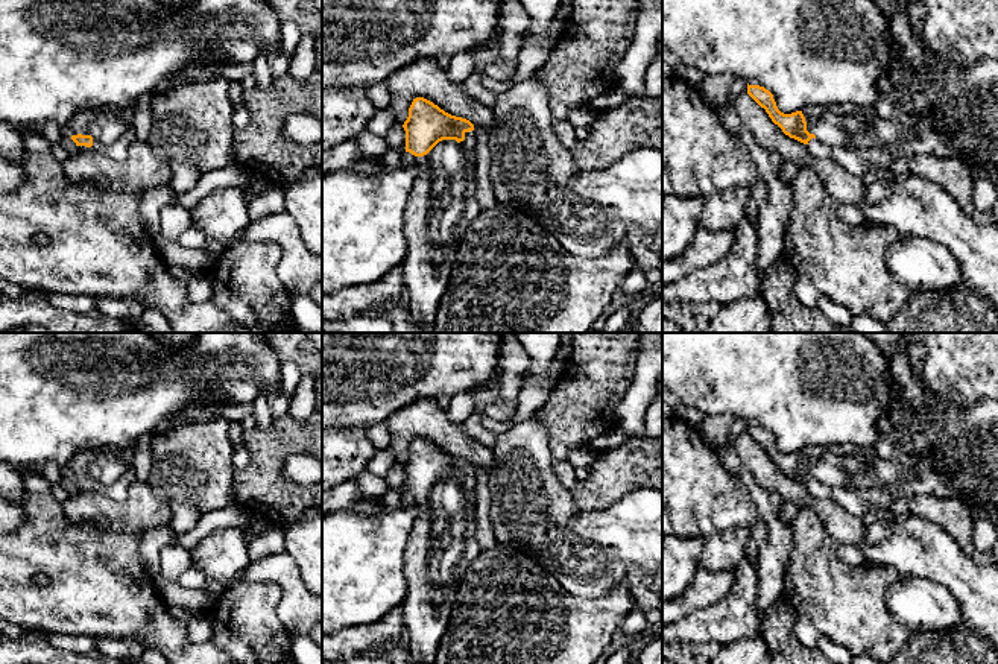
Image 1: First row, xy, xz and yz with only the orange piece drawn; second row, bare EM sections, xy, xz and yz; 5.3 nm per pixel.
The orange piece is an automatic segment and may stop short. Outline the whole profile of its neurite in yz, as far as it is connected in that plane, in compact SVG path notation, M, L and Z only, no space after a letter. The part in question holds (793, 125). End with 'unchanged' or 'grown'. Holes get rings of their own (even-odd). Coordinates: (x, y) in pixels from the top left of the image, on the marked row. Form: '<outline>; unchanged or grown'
M747 84L747 94L785 135L804 143L814 157L828 157L852 175L864 175L869 166L890 169L890 163L899 157L957 158L946 135L930 120L884 99L870 105L808 106L784 114L764 87Z; grown

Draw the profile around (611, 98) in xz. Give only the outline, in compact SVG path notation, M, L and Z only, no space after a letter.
M614 85L612 88L605 90L603 93L597 94L589 102L588 106L594 111L602 111L602 109L620 106L624 102L627 102L629 99L632 99L632 97L627 96L626 93L620 91L618 87Z

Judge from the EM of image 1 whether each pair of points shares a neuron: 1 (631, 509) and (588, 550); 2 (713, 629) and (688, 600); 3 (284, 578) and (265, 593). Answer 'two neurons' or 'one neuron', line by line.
1: one neuron
2: two neurons
3: two neurons

